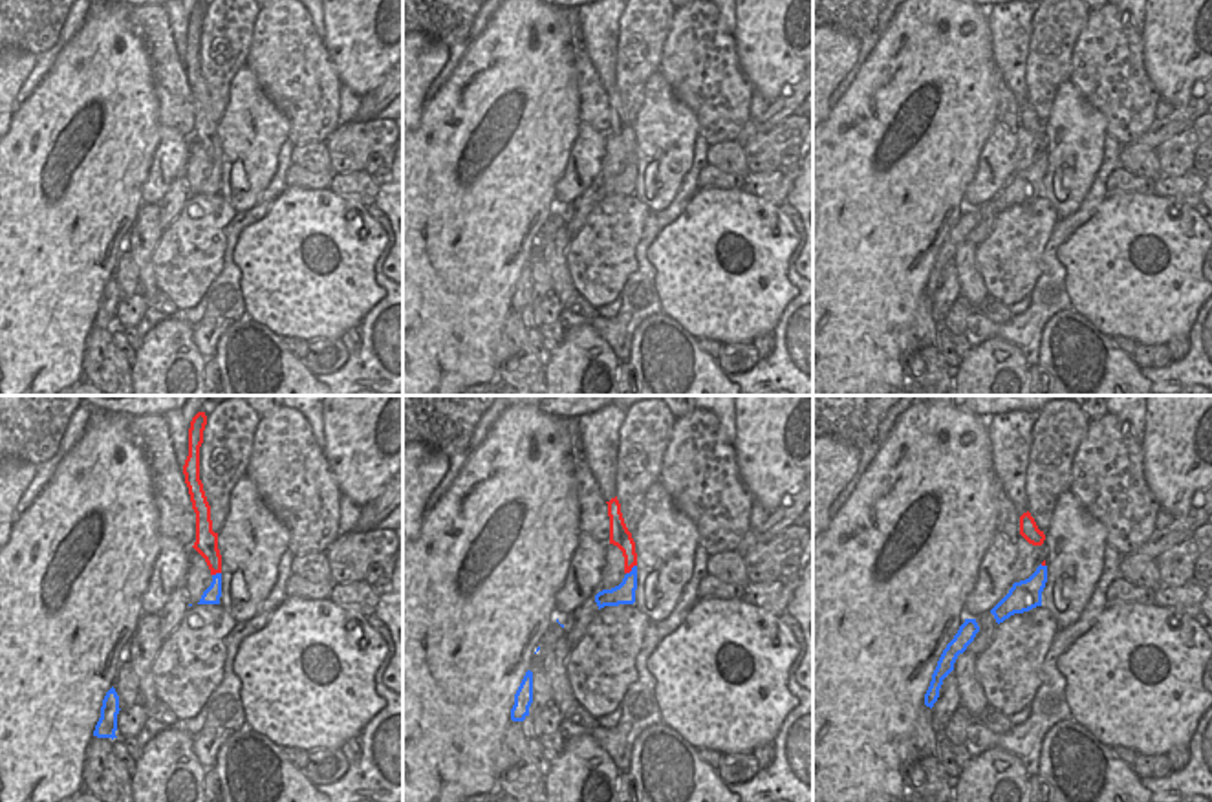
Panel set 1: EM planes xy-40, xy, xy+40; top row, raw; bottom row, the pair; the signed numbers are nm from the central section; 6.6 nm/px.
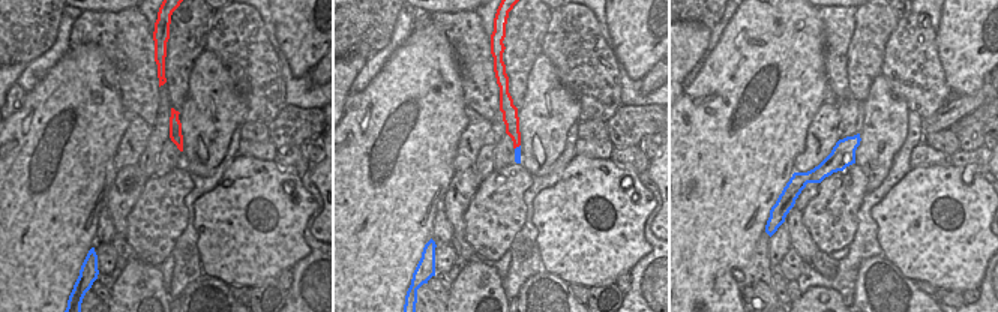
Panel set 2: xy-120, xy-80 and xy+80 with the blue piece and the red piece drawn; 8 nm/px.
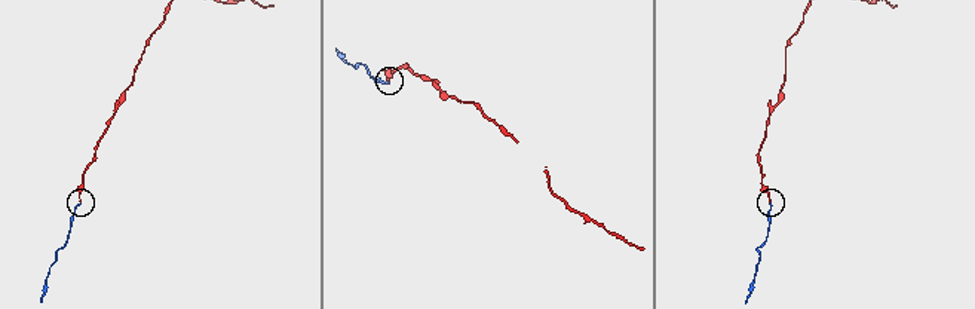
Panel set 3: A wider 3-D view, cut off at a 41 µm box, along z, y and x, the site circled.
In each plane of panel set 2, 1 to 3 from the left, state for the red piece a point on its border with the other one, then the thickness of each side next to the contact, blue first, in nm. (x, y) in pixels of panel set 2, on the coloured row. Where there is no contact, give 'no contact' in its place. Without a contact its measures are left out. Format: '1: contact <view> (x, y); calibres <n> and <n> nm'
1: no contact
2: contact xy-80 (517, 147); calibres 50 and 130 nm
3: no contact

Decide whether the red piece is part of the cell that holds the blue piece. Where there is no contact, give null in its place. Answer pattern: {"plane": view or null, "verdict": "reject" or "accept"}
{"plane": "xy", "verdict": "accept"}

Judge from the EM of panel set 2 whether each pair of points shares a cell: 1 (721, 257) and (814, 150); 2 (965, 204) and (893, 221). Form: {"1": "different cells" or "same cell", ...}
{"1": "different cells", "2": "same cell"}

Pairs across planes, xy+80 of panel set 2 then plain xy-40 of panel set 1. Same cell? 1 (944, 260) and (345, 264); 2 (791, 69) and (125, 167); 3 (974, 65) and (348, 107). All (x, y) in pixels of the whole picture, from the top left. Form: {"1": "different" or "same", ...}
{"1": "same", "2": "same", "3": "different"}

